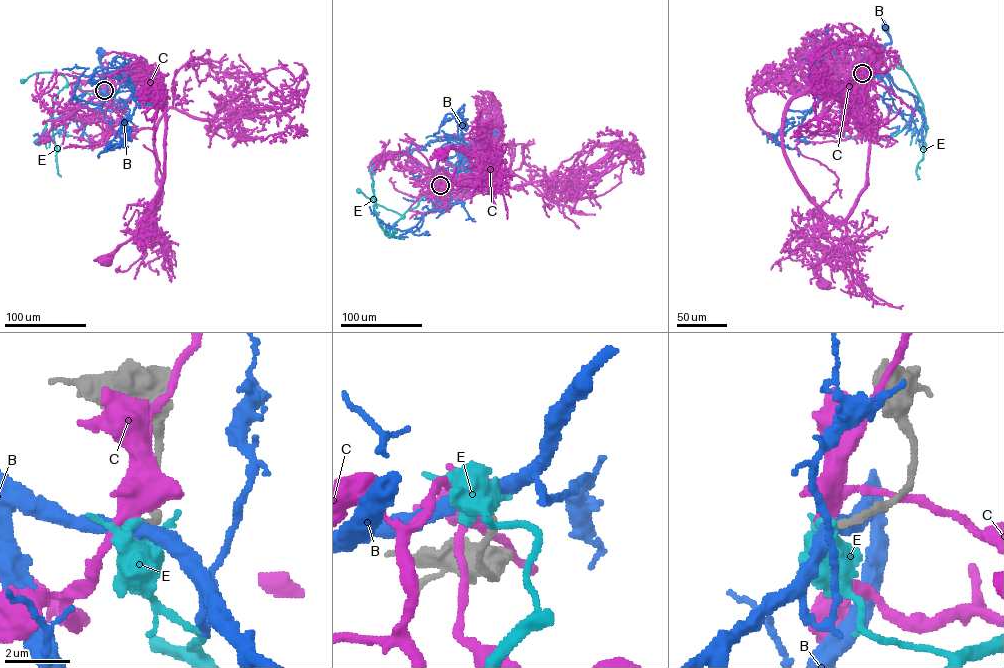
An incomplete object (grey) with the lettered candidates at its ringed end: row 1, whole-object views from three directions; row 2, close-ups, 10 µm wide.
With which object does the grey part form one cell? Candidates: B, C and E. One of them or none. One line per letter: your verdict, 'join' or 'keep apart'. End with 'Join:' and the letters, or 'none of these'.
B: keep apart
C: keep apart
E: join
Join: E

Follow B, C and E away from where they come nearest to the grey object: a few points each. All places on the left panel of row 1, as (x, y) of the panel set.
B: (104, 90), (97, 87), (93, 77), (94, 70), (103, 66), (102, 53)
C: (104, 90), (120, 77), (150, 82), (148, 91), (165, 109), (154, 133), (161, 203), (149, 224), (106, 262)
E: (104, 90), (105, 94), (84, 93), (75, 85), (65, 86), (66, 79), (57, 72), (36, 73), (23, 81)

